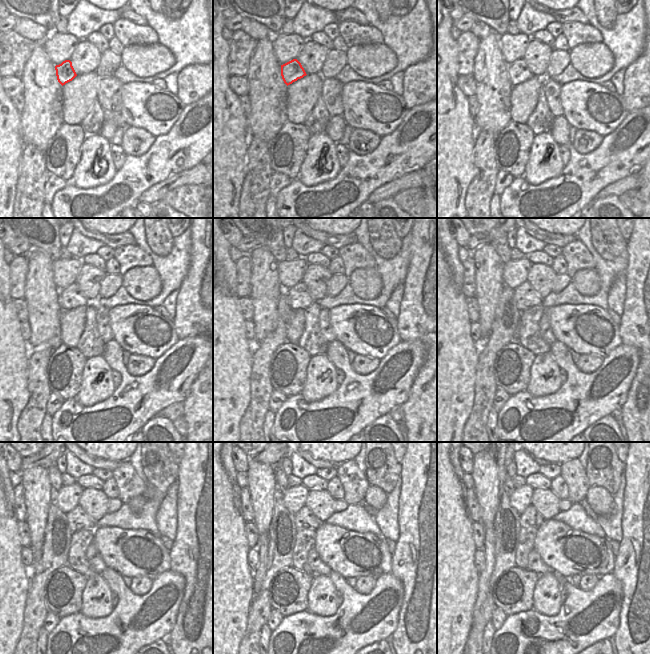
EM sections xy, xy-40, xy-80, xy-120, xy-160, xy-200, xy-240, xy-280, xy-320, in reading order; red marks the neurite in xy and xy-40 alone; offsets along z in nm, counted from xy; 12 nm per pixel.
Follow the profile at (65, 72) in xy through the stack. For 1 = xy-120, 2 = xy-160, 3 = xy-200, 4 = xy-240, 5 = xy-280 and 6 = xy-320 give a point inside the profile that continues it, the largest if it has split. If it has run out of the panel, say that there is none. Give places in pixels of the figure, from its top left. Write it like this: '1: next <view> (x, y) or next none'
1: next xy-120 (71, 297)
2: next xy-160 (298, 296)
3: next xy-200 (525, 296)
4: next xy-240 (78, 519)
5: next xy-280 (304, 519)
6: next xy-320 (530, 517)

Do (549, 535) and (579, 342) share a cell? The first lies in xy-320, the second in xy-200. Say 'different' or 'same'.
same

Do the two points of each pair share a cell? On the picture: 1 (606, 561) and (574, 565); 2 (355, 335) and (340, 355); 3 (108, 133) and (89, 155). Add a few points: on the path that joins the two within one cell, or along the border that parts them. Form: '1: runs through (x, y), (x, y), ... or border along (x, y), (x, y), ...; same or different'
1: runs through (598, 563), (582, 564); same
2: border along (336, 339), (347, 350); different
3: border along (98, 133), (108, 140); different

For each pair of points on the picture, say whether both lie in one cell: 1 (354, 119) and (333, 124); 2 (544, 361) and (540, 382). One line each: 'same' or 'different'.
1: different
2: same

